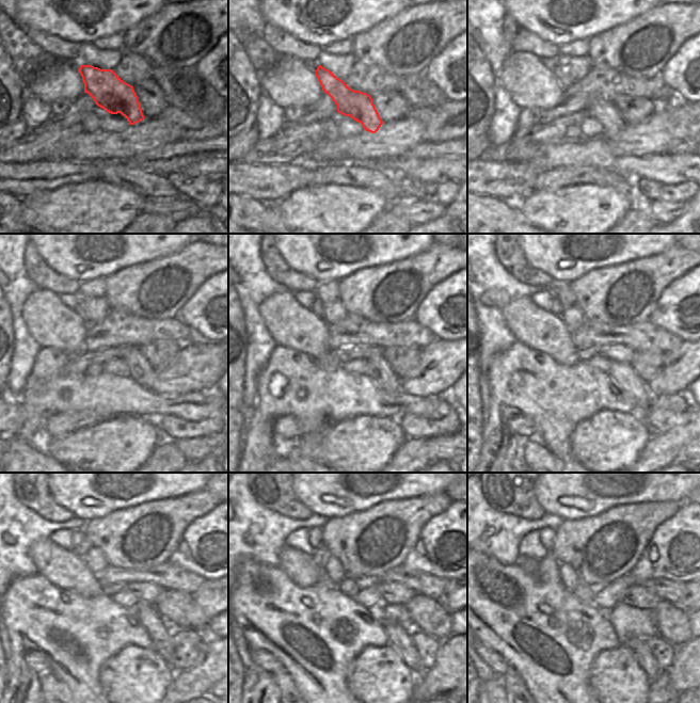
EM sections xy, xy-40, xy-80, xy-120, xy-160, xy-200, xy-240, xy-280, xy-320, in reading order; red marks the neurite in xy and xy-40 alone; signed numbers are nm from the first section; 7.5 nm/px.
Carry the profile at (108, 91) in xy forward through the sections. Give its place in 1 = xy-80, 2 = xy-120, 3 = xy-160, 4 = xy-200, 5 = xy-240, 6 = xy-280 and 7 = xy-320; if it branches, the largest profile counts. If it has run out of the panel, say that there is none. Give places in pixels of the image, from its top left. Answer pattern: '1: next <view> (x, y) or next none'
1: next xy-80 (605, 112)
2: next xy-120 (140, 369)
3: next xy-160 (379, 369)
4: next xy-200 (623, 373)
5: next xy-240 (160, 633)
6: next xy-280 (398, 639)
7: next xy-320 (638, 646)

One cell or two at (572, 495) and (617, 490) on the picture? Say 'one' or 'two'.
one

